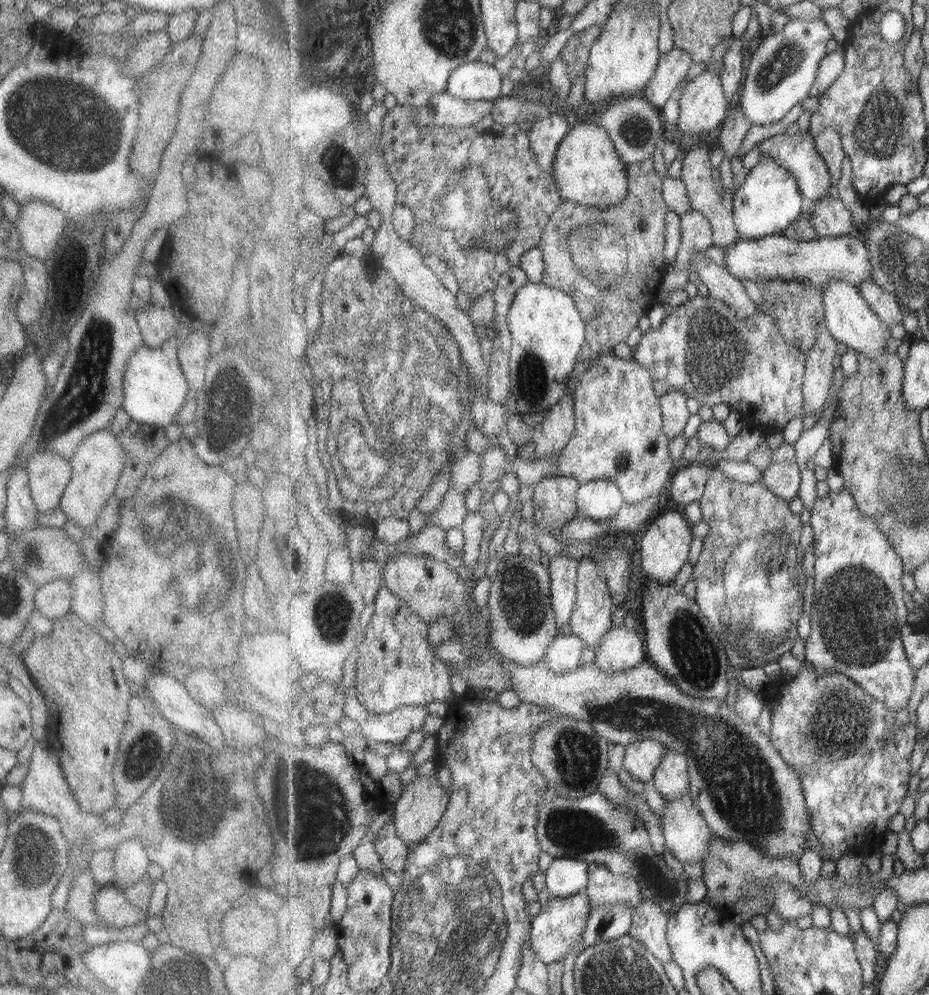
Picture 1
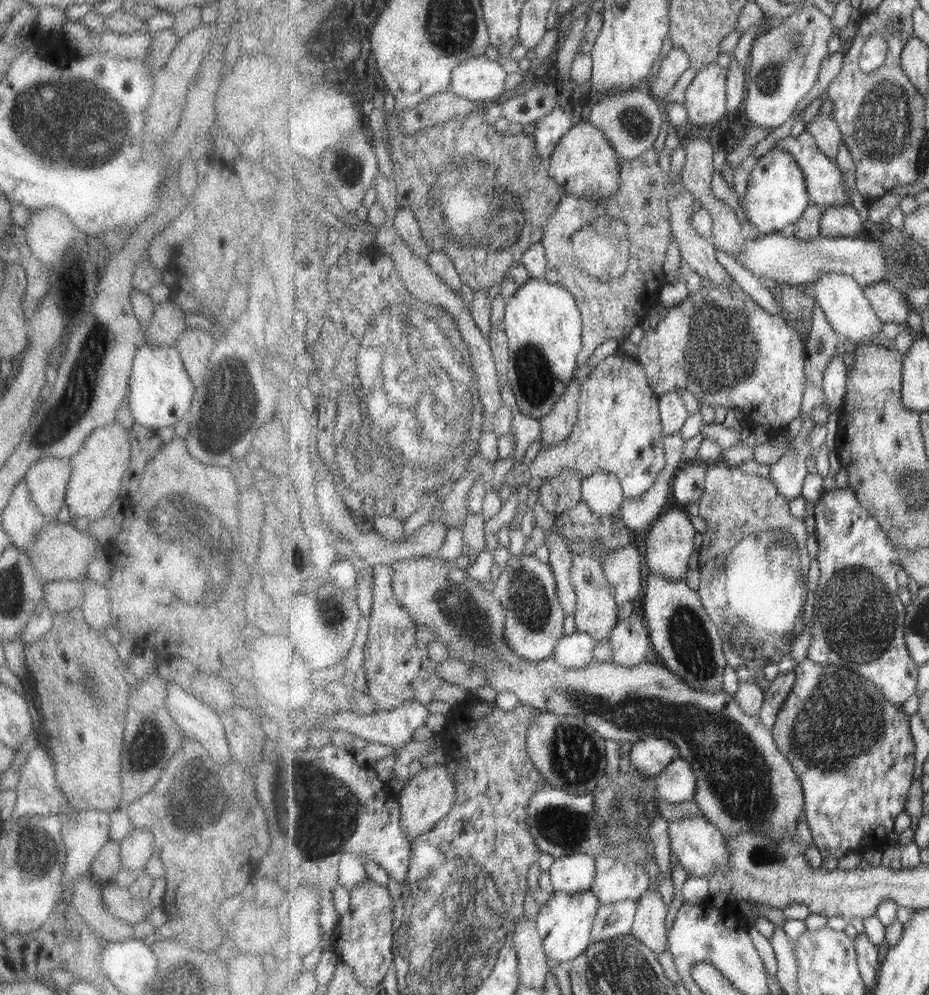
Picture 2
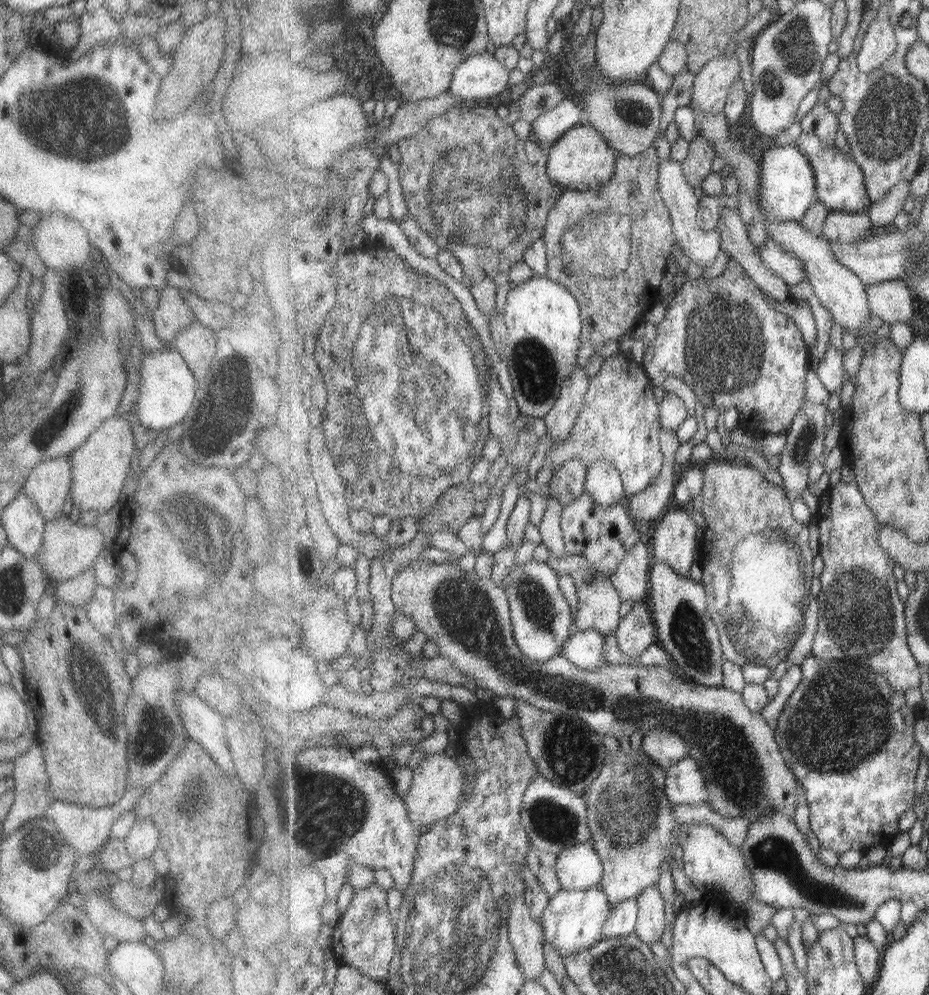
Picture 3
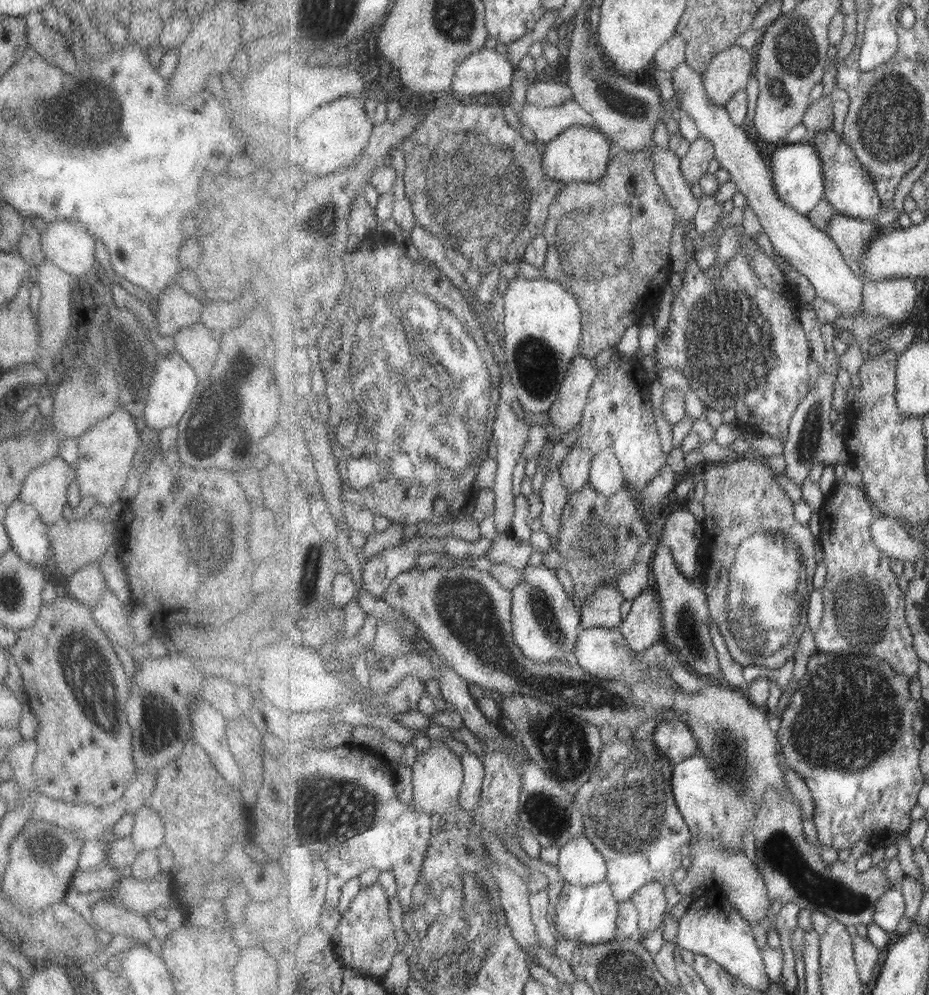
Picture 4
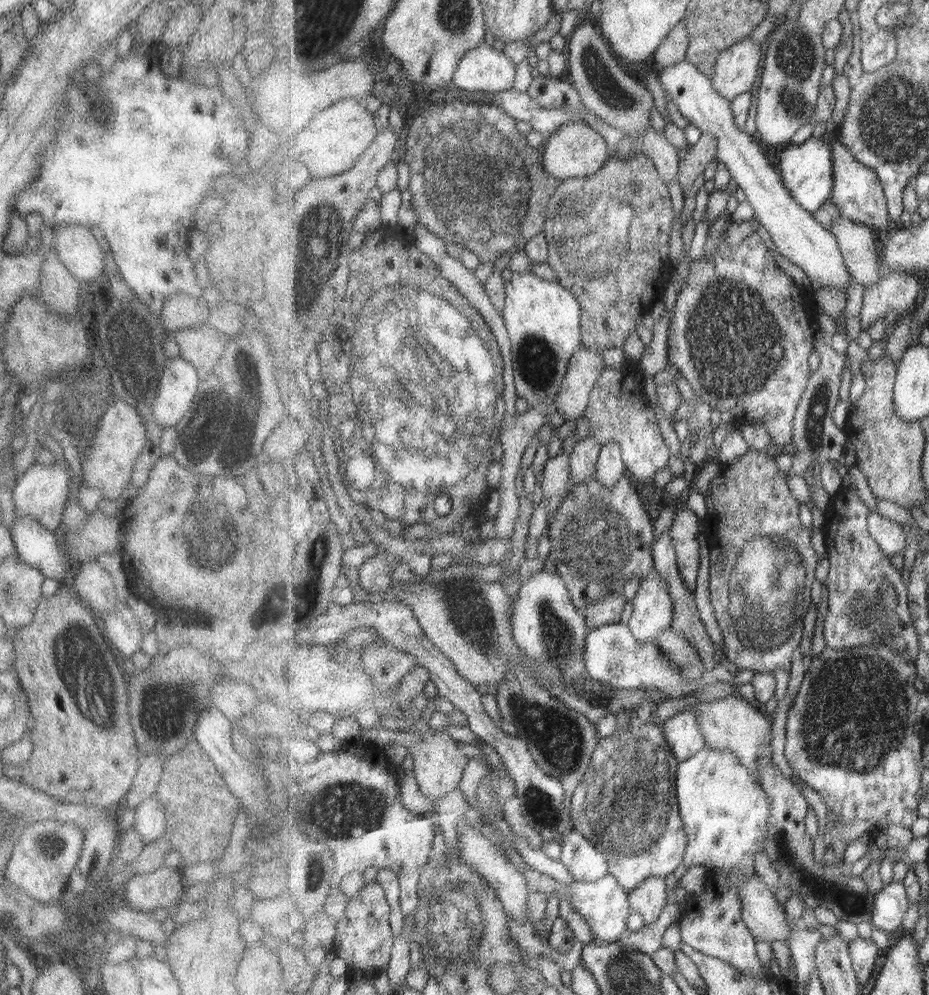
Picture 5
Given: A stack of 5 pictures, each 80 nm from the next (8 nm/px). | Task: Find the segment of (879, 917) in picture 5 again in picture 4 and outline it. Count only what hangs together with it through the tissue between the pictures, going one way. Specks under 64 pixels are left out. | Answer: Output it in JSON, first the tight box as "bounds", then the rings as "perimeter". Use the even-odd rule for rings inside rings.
{"bounds":[874,885,905,932],"perimeter":[[[900,885],[889,888],[876,902],[874,923],[879,924],[887,932],[898,930],[905,914],[905,900]]]}

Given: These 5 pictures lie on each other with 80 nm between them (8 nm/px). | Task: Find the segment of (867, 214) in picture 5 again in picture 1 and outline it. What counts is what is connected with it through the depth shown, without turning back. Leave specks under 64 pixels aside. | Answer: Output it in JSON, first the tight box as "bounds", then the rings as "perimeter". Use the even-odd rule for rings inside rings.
{"bounds":[757,133,836,203],"perimeter":[[[782,133],[775,135],[757,143],[761,150],[762,159],[775,159],[781,167],[785,167],[787,171],[791,171],[793,178],[797,179],[799,191],[802,192],[805,202],[814,203],[827,198],[827,196],[836,196],[833,188],[833,179],[831,179],[831,171],[825,163],[823,156],[819,154],[816,146],[815,138],[808,133]]]}

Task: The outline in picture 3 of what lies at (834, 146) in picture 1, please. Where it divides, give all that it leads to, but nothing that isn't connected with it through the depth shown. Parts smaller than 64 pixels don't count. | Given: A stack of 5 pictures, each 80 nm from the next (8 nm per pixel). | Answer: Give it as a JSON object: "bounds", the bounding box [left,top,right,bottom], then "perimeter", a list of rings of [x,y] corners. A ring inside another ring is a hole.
{"bounds":[799,102,840,144],"perimeter":[[[816,102],[799,122],[801,134],[816,134],[823,142],[835,144],[837,130],[840,128],[837,114],[829,110],[825,102]]]}

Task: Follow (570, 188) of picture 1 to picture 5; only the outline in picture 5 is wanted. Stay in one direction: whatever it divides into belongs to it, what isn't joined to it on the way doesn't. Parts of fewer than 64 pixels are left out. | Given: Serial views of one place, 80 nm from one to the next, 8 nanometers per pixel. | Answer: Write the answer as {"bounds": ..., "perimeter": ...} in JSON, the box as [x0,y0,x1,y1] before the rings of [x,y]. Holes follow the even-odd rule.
{"bounds":[542,120,611,182],"perimeter":[[[572,120],[547,138],[542,156],[544,170],[561,182],[568,179],[585,179],[593,176],[599,173],[611,158],[610,146],[598,130],[585,122],[573,122]]]}

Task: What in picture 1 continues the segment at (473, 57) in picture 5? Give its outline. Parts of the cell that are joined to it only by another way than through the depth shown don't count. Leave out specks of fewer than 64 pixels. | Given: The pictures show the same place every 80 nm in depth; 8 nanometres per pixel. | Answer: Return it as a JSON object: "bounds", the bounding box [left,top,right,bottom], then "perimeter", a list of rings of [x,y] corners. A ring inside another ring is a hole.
{"bounds":[447,62,503,101],"perimeter":[[[467,62],[454,70],[447,91],[466,101],[494,101],[502,96],[503,78],[493,64]]]}

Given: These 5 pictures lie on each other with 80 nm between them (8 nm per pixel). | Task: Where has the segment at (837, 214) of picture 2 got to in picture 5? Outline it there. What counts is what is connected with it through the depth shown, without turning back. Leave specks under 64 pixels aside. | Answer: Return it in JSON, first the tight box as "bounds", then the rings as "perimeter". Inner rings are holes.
{"bounds":[829,217,884,289],"perimeter":[[[846,217],[835,220],[829,230],[835,234],[838,245],[846,259],[846,265],[856,282],[861,284],[865,289],[876,286],[875,284],[884,276],[880,272],[880,264],[882,263],[880,262],[881,235],[878,231],[869,226],[865,226],[865,224],[847,219]]]}

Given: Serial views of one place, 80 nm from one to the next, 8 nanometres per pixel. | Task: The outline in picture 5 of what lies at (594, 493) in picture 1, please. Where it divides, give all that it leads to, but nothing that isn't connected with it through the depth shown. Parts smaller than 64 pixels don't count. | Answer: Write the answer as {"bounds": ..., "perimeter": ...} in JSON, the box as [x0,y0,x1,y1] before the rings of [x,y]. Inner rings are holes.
{"bounds":[594,443,627,488],"perimeter":[[[617,443],[605,445],[597,461],[594,479],[603,488],[613,488],[625,474],[627,474],[627,470],[622,457],[621,445]]]}

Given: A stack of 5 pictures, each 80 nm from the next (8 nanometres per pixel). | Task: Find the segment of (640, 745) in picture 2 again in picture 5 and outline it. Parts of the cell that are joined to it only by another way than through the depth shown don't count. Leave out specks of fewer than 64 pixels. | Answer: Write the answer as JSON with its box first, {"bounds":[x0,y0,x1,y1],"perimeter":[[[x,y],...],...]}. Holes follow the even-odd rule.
{"bounds":[663,708,706,761],"perimeter":[[[688,708],[663,723],[664,737],[680,761],[691,758],[706,747],[699,728],[699,711]]]}

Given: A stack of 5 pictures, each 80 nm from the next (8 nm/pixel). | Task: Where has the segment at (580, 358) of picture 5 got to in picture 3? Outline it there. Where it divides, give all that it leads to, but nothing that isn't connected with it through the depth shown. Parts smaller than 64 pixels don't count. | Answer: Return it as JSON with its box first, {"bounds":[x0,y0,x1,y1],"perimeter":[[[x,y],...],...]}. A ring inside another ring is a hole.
{"bounds":[544,364,591,442],"perimeter":[[[579,364],[578,368],[562,384],[562,392],[559,393],[558,401],[544,418],[548,426],[548,433],[555,442],[565,441],[570,437],[571,431],[582,413],[591,380],[583,367]]]}

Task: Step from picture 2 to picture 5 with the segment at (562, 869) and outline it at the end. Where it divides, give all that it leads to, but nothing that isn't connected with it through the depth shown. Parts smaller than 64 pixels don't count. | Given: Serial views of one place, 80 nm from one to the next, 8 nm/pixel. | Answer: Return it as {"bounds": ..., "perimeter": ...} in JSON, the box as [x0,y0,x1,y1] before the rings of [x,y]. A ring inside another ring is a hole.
{"bounds":[559,830,609,882],"perimeter":[[[571,830],[563,841],[559,858],[577,882],[597,882],[609,874],[607,858],[581,831]]]}

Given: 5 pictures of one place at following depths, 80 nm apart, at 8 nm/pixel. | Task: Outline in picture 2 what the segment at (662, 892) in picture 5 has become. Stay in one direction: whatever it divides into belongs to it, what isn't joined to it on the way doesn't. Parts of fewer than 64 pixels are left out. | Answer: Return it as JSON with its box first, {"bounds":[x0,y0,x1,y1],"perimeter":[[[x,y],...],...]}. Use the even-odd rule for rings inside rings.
{"bounds":[631,890,668,953],"perimeter":[[[650,890],[638,900],[631,933],[656,953],[668,950],[667,904],[659,891]]]}

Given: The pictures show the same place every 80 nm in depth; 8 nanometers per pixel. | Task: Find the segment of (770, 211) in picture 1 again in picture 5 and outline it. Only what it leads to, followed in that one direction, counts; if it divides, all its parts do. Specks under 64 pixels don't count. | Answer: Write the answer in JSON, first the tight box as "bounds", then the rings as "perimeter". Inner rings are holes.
{"bounds":[777,138,835,214],"perimeter":[[[809,138],[798,145],[788,144],[777,165],[784,176],[785,187],[789,188],[795,201],[809,213],[815,214],[817,210],[832,201],[835,190],[835,169],[833,169],[833,151],[828,139]]]}

